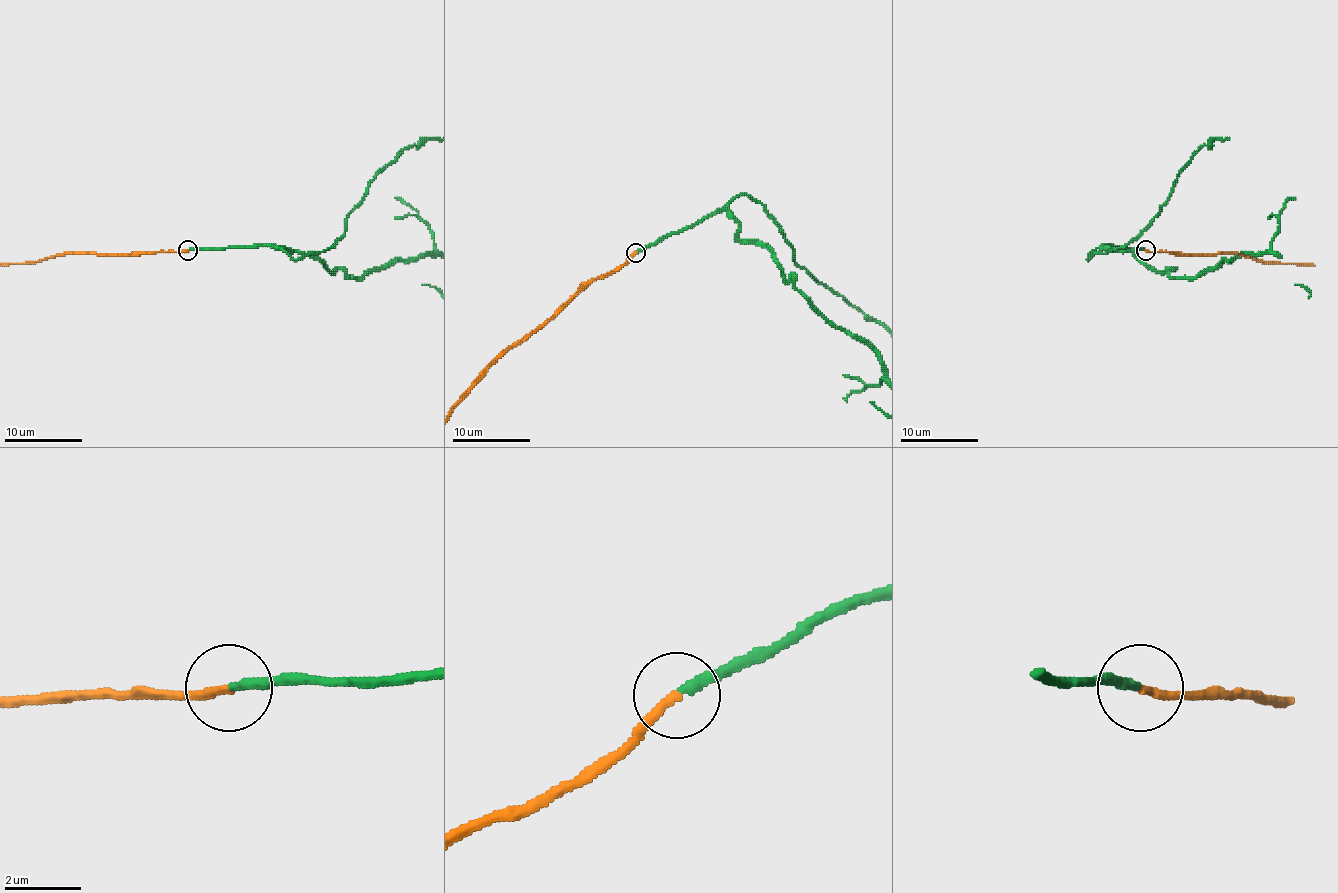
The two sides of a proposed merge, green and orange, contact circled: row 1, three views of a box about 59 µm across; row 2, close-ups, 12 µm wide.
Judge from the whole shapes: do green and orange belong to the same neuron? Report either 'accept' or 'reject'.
accept

